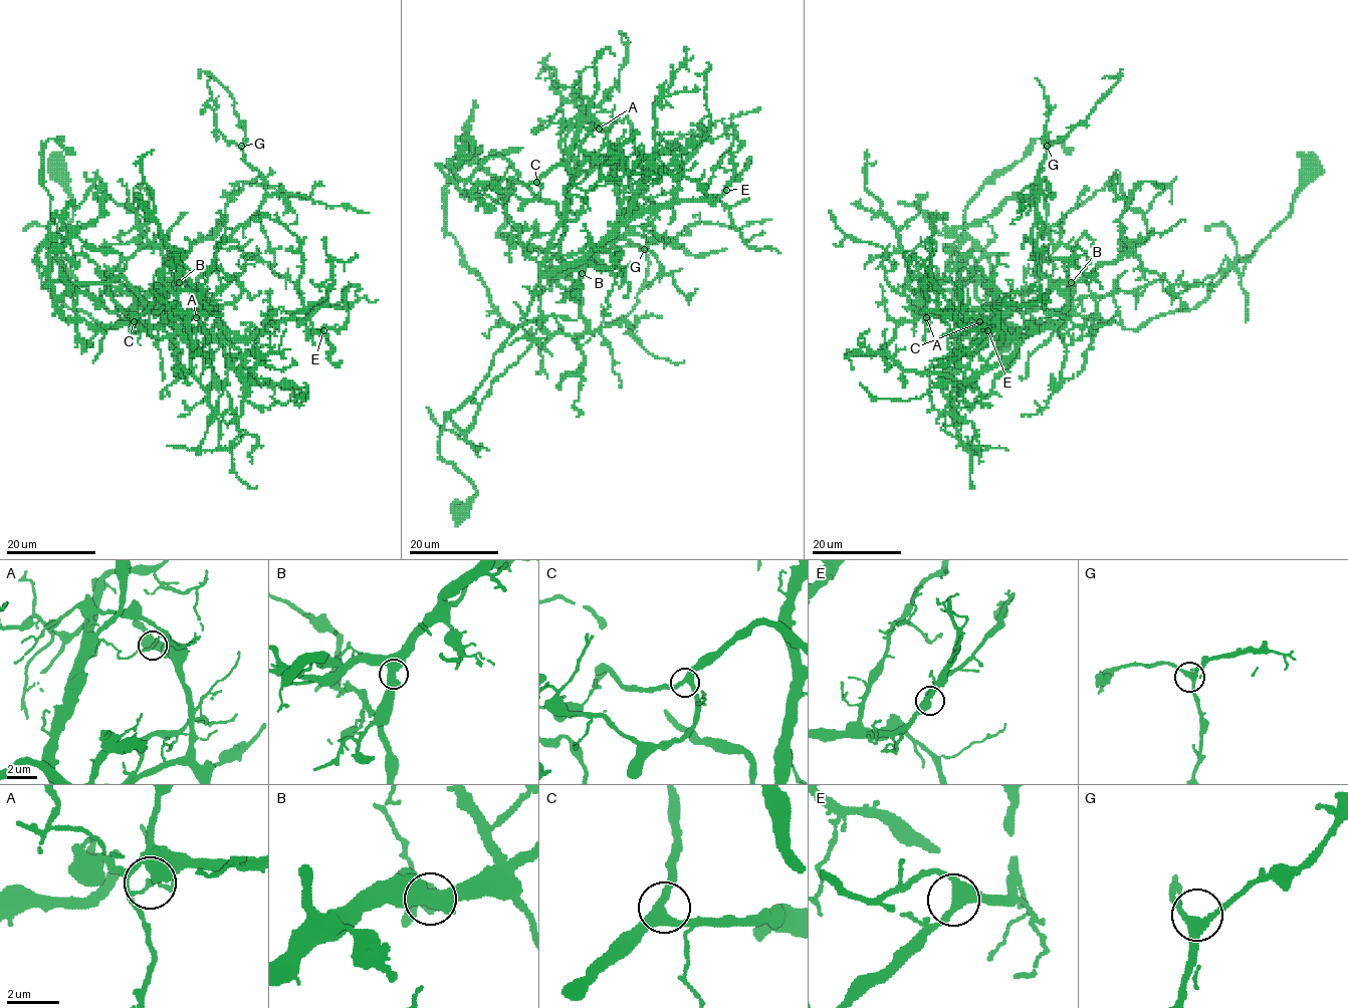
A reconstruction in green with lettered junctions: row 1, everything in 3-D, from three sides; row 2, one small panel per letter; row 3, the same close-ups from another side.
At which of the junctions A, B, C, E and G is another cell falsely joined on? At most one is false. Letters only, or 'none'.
A

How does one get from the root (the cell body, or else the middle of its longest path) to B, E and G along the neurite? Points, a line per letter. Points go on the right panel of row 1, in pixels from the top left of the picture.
B: (1311, 171), (1292, 211), (1192, 309), (1161, 314), (1126, 329), (1119, 323), (1077, 315), (1068, 298), (1071, 282)
E: (1311, 171), (1292, 211), (1192, 309), (1136, 329), (1068, 311), (1056, 327), (1020, 339), (998, 319), (987, 330)
G: (1311, 171), (1292, 211), (1205, 298), (1126, 329), (1077, 315), (1068, 282), (1053, 285), (1035, 261), (1047, 146)

